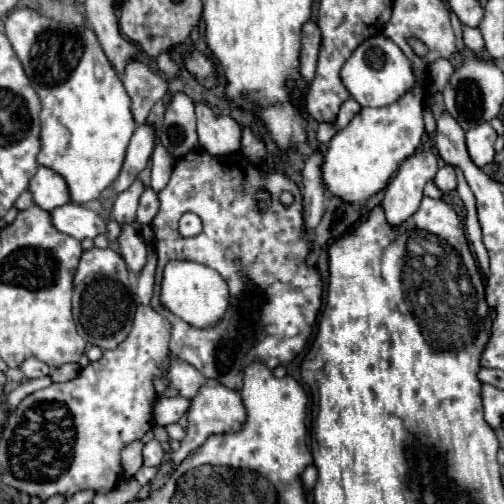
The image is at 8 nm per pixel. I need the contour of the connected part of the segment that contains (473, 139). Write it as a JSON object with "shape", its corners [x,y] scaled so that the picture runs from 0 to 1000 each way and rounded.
{"shape":[[[972,244],[944,248],[925,264],[929,304],[948,331],[960,331],[980,319],[980,280],[984,280],[984,260],[976,256]]]}

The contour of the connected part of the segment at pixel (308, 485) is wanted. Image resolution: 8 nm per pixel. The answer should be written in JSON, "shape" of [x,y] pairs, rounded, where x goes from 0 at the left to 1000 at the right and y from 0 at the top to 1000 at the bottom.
{"shape":[[[611,923],[611,931],[599,938],[599,962],[603,962],[603,978],[619,974],[619,962],[627,962],[627,927]]]}

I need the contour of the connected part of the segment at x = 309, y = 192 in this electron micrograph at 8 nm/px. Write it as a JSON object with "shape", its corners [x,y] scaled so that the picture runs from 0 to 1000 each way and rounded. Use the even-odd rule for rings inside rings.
{"shape":[[[627,300],[623,308],[611,312],[607,331],[599,339],[599,351],[603,351],[603,423],[599,431],[603,431],[607,466],[623,466],[623,454],[643,427],[647,379],[639,367],[635,327],[639,327],[639,304]]]}

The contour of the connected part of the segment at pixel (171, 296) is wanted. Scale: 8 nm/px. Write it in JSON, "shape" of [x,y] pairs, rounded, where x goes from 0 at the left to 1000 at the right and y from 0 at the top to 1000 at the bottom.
{"shape":[[[337,518],[317,562],[317,601],[385,649],[421,649],[452,613],[452,565],[425,534],[385,518]]]}

